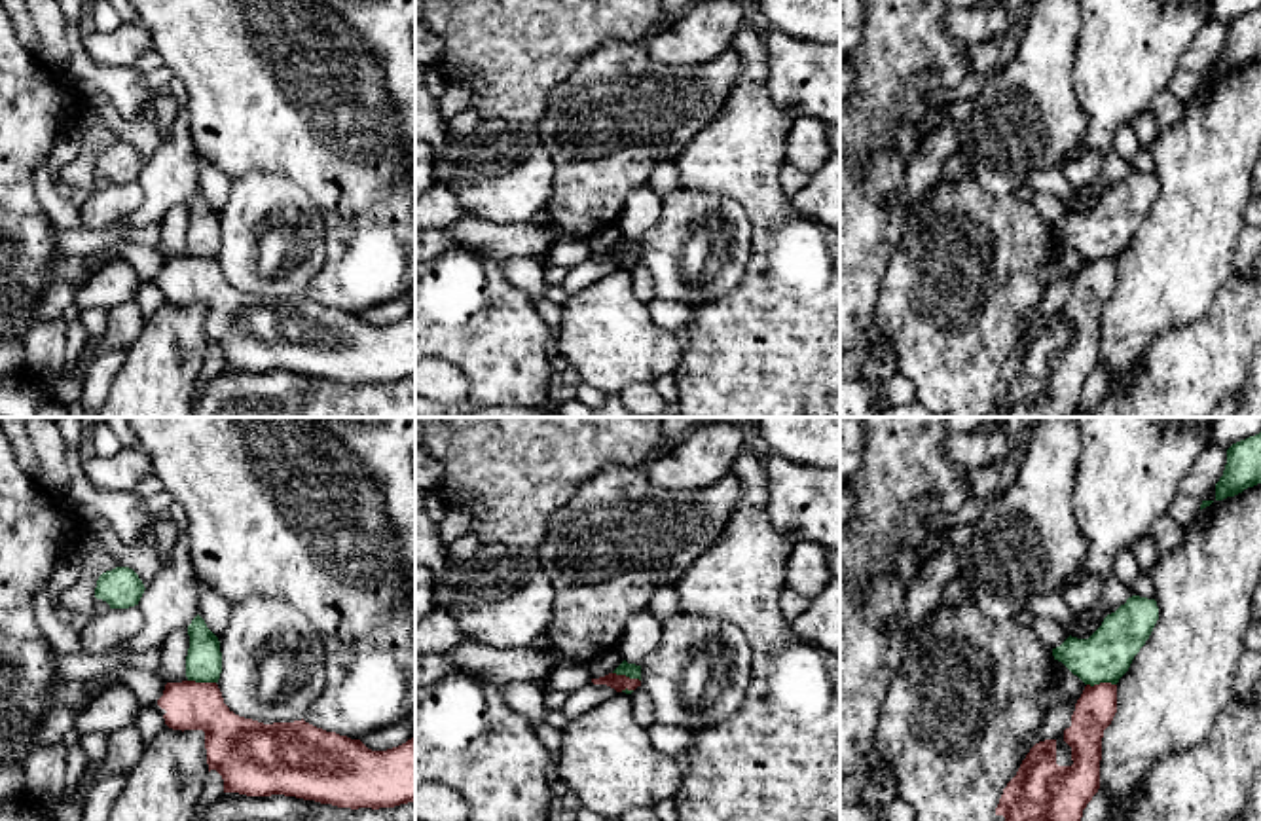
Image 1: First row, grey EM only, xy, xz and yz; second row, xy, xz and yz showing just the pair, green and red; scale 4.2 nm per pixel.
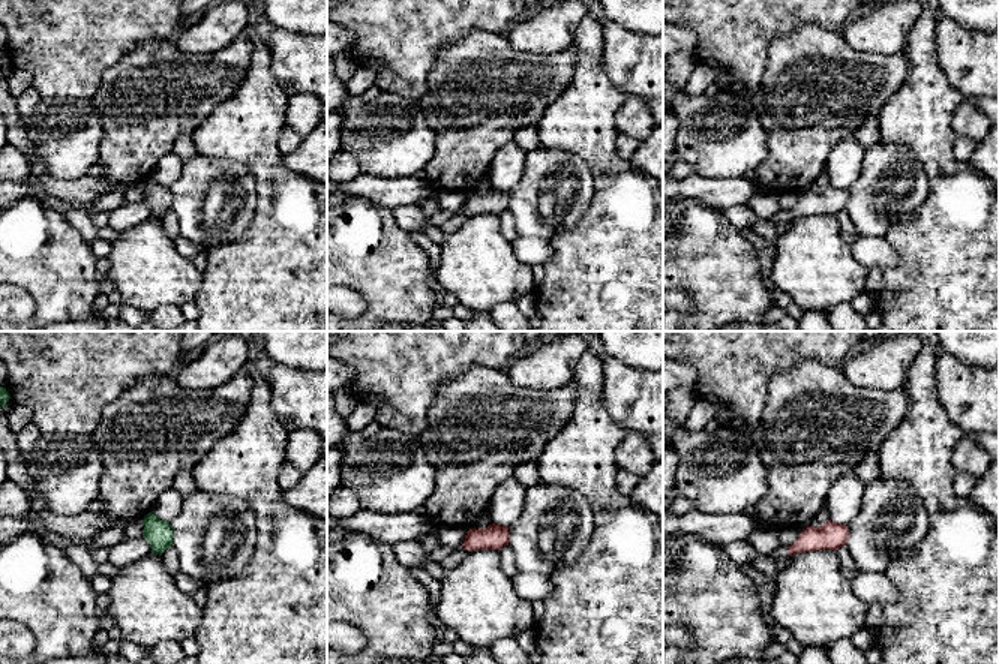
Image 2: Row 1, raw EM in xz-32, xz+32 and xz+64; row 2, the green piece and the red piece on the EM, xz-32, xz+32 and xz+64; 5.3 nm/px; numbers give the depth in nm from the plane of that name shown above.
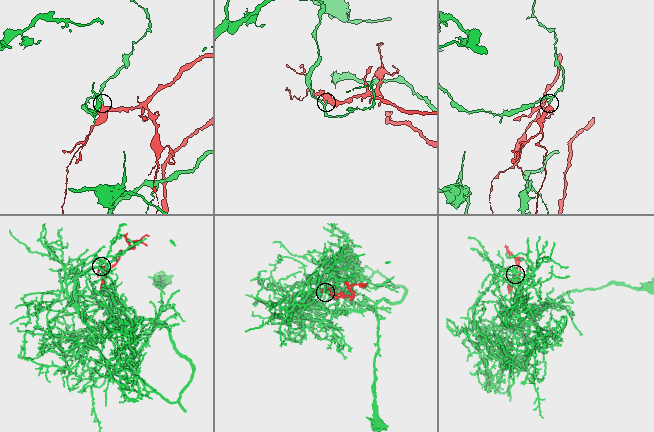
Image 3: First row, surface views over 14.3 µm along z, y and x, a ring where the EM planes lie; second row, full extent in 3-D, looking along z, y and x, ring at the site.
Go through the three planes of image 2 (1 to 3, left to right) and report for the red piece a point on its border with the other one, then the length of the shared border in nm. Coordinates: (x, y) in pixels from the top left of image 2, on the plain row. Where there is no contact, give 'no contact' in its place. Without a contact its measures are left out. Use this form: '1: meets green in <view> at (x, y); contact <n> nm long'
1: no contact
2: no contact
3: no contact

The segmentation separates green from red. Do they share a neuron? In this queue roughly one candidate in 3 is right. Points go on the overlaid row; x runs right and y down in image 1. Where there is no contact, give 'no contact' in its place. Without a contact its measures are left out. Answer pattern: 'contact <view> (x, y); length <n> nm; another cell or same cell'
contact yz (1100, 681); length 130 nm; another cell

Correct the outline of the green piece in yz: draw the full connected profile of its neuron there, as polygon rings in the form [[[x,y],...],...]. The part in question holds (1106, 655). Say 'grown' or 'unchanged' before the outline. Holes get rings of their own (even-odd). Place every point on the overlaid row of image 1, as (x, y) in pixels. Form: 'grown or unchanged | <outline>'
unchanged | [[[1132,595],[1107,614],[1088,639],[1069,635],[1060,647],[1052,648],[1052,656],[1085,684],[1117,684],[1149,639],[1157,620],[1157,601]]]

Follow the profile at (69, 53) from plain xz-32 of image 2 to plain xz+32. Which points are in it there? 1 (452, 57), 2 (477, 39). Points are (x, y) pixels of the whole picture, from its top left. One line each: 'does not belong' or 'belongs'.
1: does not belong
2: does not belong

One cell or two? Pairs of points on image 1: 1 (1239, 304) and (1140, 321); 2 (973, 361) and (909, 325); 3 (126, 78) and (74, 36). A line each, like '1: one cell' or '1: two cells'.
1: two cells
2: one cell
3: one cell

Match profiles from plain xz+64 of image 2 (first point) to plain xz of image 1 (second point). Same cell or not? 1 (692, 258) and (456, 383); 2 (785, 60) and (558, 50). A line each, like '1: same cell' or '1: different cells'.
1: different cells
2: different cells

